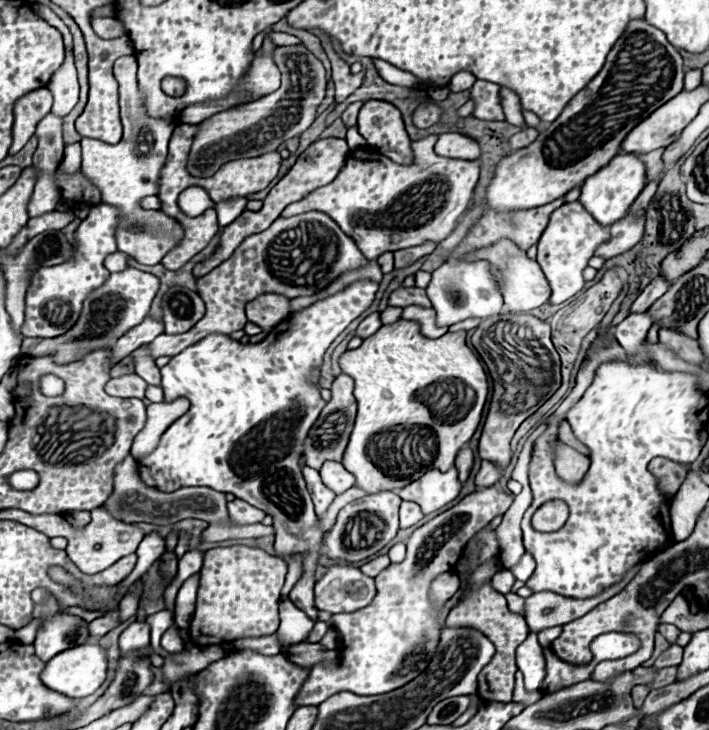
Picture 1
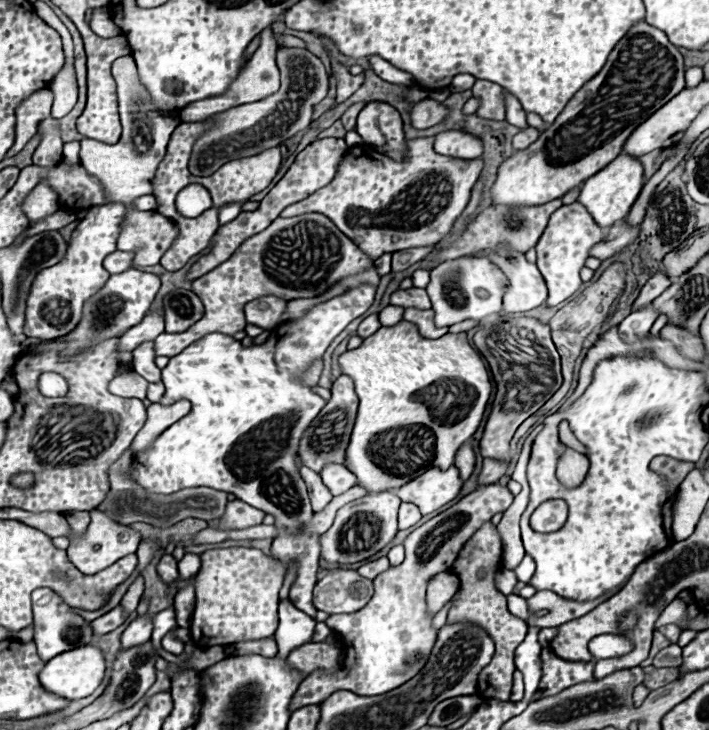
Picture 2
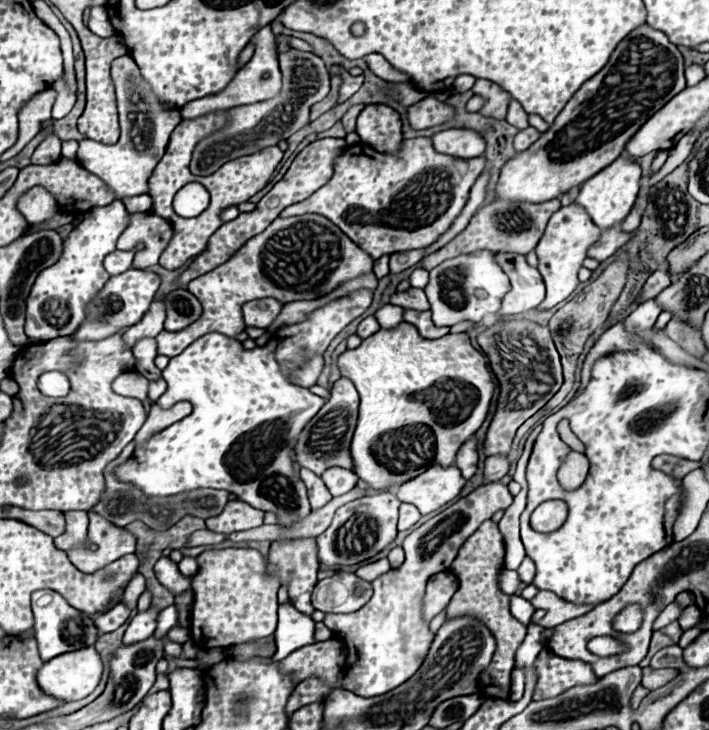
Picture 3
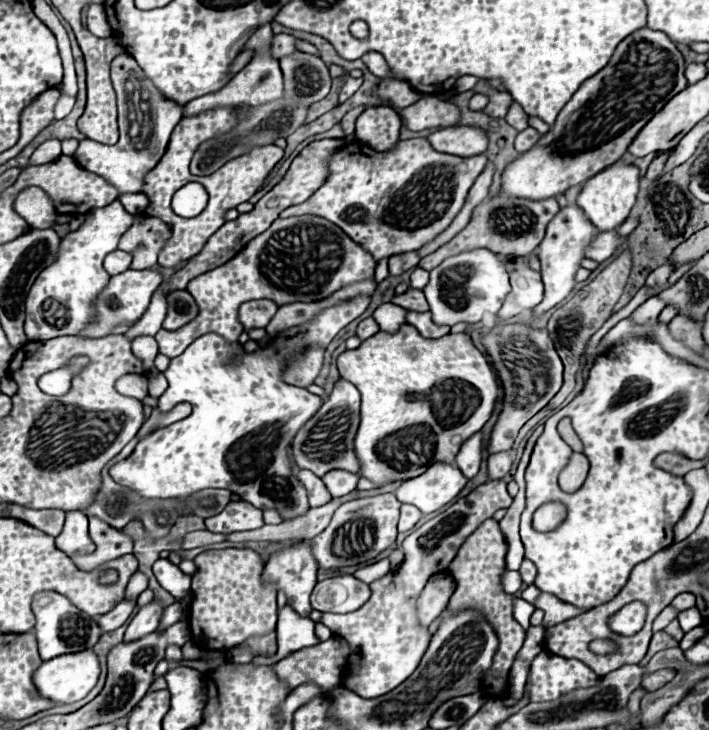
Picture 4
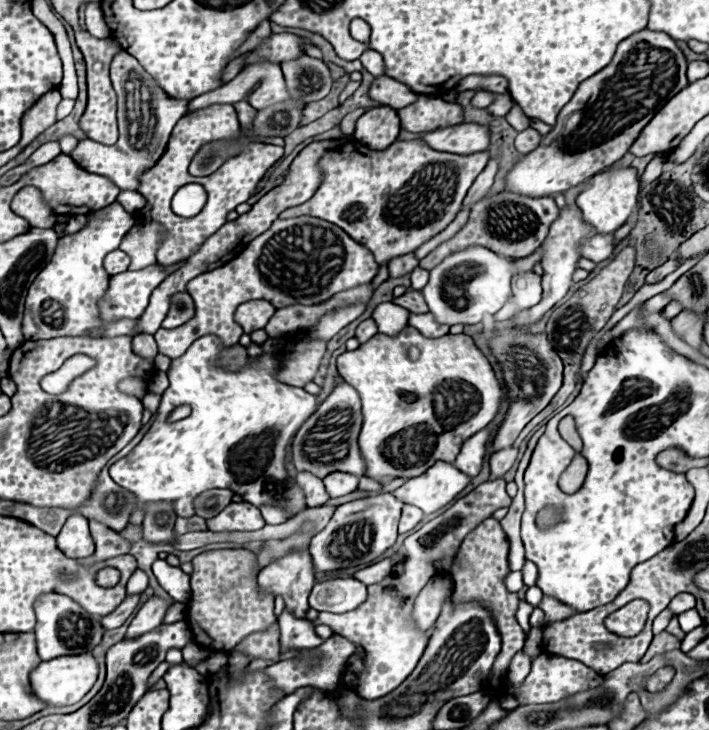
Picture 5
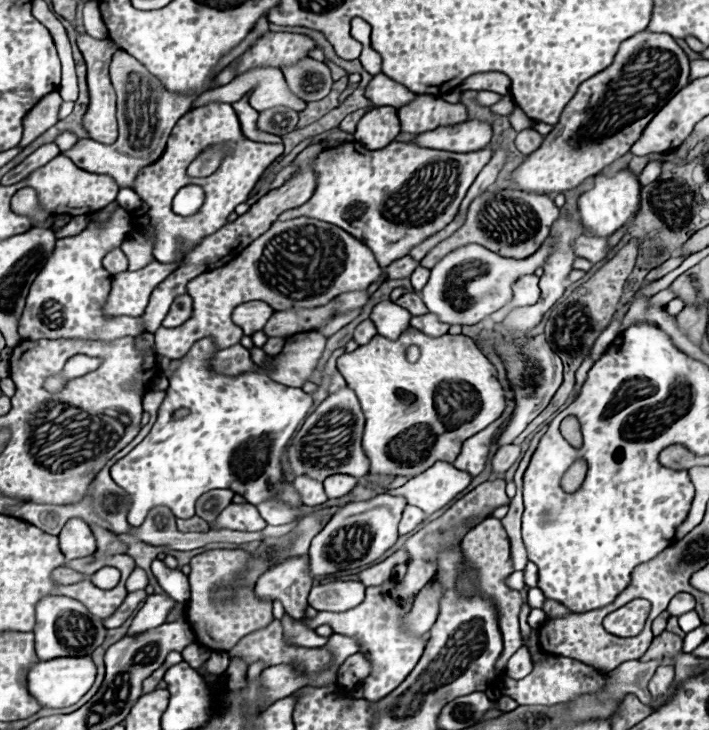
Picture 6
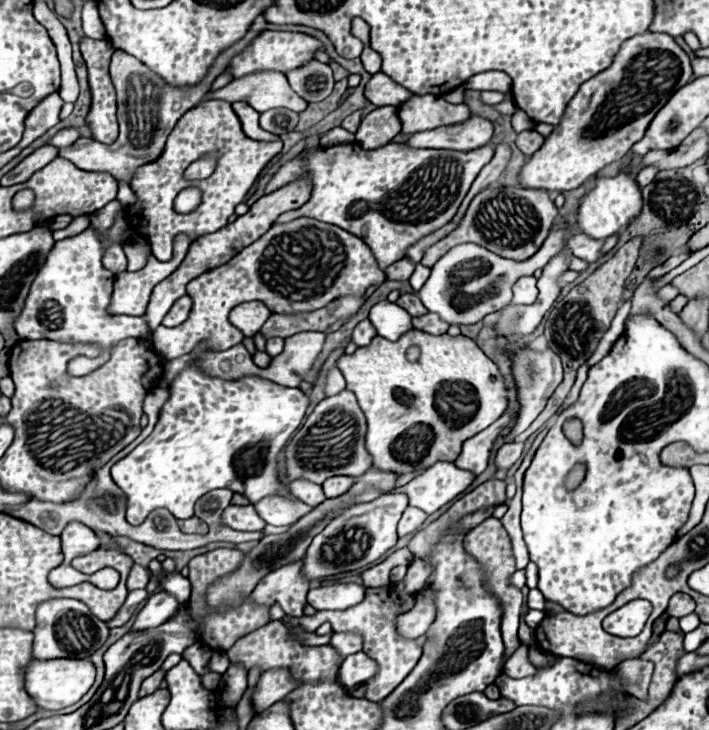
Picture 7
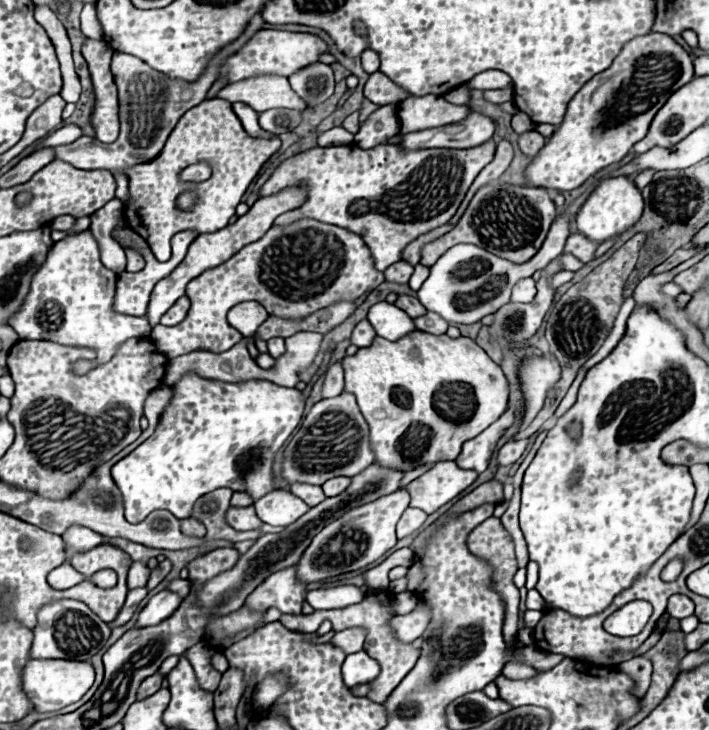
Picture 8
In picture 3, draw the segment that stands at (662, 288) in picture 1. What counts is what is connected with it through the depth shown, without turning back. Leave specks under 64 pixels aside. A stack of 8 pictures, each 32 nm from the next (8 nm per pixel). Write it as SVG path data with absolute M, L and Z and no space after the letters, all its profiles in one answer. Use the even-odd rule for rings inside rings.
M660 266L660 270L654 272L654 274L650 274L650 278L646 280L644 290L642 290L642 292L644 292L642 302L650 300L650 298L656 298L668 284L670 284L670 274L668 274L666 266Z

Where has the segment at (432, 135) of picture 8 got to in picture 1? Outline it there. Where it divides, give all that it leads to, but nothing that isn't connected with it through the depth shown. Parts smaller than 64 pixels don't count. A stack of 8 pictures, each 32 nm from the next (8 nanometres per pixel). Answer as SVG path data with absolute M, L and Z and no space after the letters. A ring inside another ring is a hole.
M444 132L438 136L436 154L448 156L448 158L460 158L460 160L476 160L480 154L478 142L474 138L466 138L464 134Z

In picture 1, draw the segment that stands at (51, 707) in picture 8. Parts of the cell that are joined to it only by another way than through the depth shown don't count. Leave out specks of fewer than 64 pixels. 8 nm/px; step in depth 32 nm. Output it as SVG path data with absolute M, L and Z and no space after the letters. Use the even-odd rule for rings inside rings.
M94 642L76 646L72 650L64 650L62 654L56 654L50 662L46 662L46 668L40 674L40 680L46 688L58 692L58 694L66 694L68 698L84 698L90 696L96 688L100 688L100 684L106 678L106 652L104 648L100 648Z

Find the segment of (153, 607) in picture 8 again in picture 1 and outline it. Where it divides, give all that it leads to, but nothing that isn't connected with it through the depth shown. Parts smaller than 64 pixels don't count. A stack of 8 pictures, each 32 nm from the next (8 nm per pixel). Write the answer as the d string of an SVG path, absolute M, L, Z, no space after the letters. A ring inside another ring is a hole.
M146 620L132 622L120 636L120 650L124 654L132 650L140 650L146 644L150 644L150 624Z

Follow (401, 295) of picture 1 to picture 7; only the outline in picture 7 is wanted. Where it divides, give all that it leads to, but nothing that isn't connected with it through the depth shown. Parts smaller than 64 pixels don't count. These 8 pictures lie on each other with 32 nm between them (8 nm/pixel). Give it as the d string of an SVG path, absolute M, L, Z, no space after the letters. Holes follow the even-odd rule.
M402 294L402 296L396 300L396 304L398 304L400 308L404 308L410 316L422 316L422 314L428 312L428 310L422 306L422 302L420 302L420 298L418 298L416 294Z

